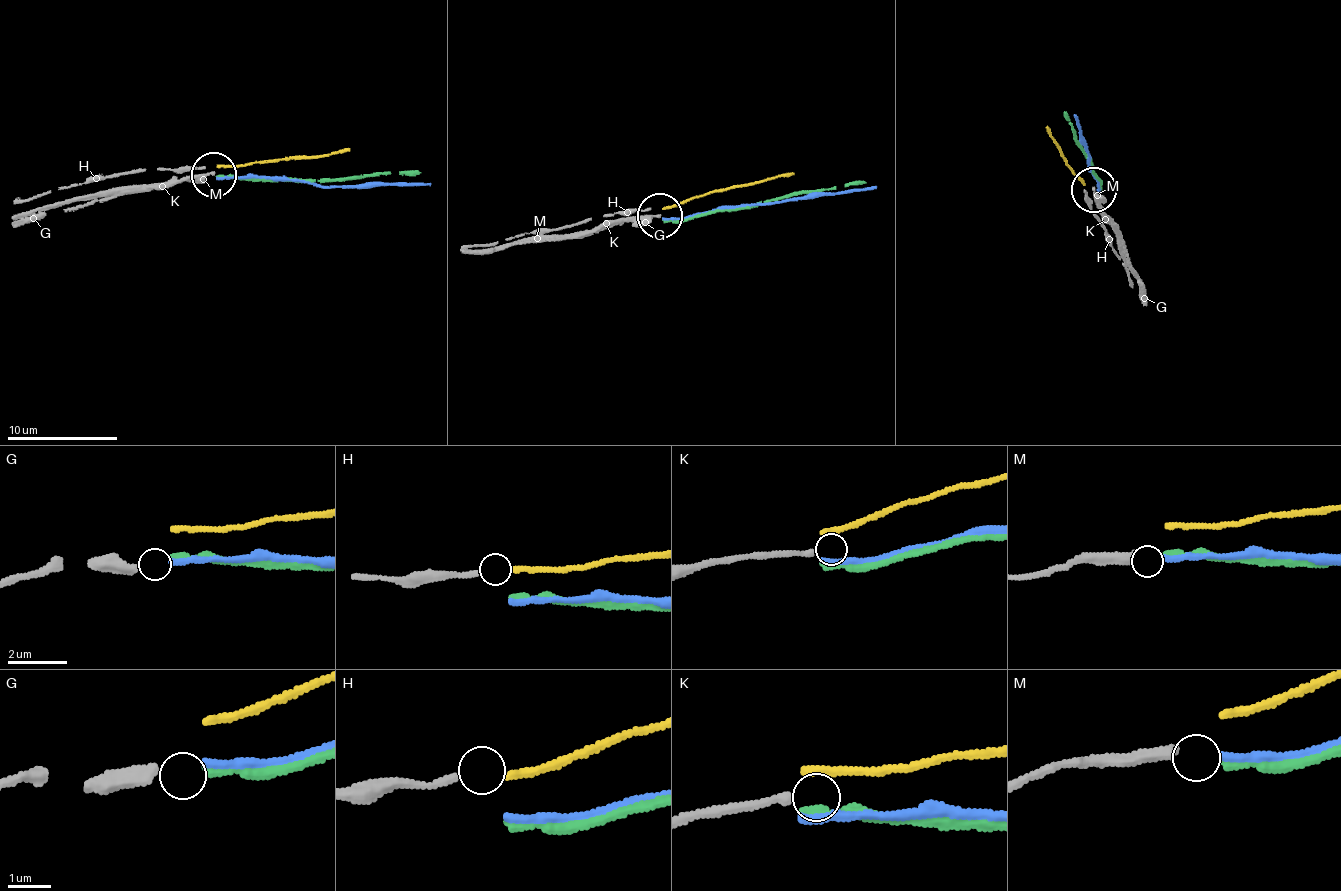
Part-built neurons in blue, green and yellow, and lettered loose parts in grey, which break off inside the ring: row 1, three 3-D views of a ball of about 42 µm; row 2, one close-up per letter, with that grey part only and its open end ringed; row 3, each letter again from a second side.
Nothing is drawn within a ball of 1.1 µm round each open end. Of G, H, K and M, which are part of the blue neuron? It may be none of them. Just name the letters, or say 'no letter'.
M

